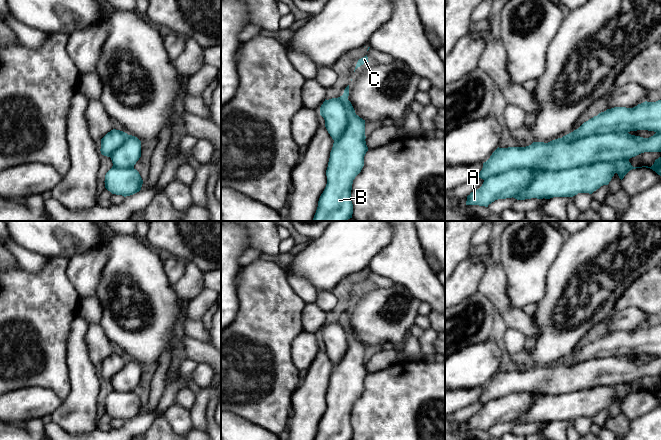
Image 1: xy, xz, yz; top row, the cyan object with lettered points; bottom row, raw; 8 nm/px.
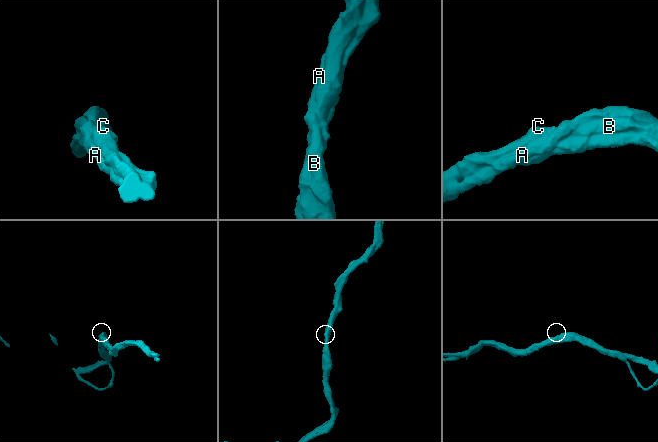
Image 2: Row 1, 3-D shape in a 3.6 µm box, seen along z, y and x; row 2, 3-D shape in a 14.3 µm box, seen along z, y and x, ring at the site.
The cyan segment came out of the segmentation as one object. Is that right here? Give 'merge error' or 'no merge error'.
no merge error

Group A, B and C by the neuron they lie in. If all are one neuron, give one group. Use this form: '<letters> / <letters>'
A B C

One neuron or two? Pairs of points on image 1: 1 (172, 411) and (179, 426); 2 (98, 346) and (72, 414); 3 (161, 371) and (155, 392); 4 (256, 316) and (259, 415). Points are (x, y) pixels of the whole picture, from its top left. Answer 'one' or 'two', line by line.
1: one
2: two
3: one
4: one

